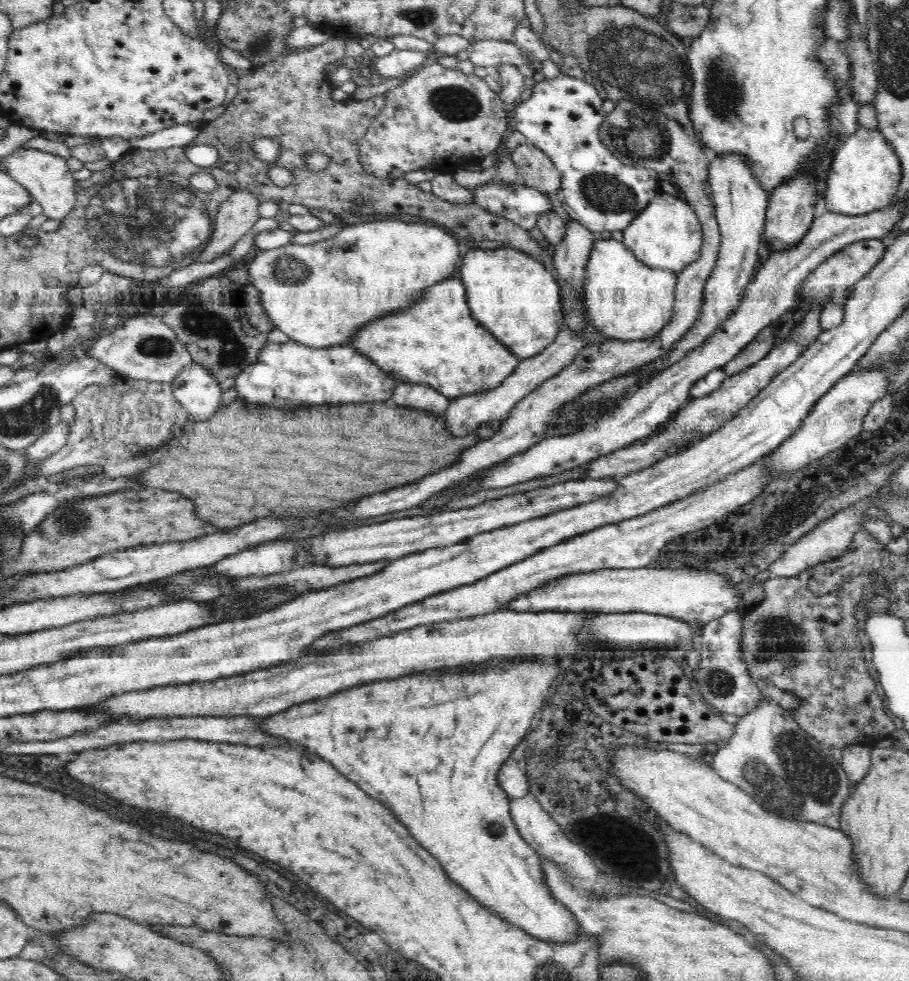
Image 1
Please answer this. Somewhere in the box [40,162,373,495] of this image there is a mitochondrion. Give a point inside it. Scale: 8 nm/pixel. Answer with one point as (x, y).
(144, 223)

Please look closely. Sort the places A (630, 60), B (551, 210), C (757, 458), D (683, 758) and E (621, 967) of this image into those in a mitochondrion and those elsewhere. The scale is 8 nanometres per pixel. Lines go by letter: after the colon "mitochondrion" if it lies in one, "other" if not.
A: mitochondrion
B: other
C: other
D: other
E: other

